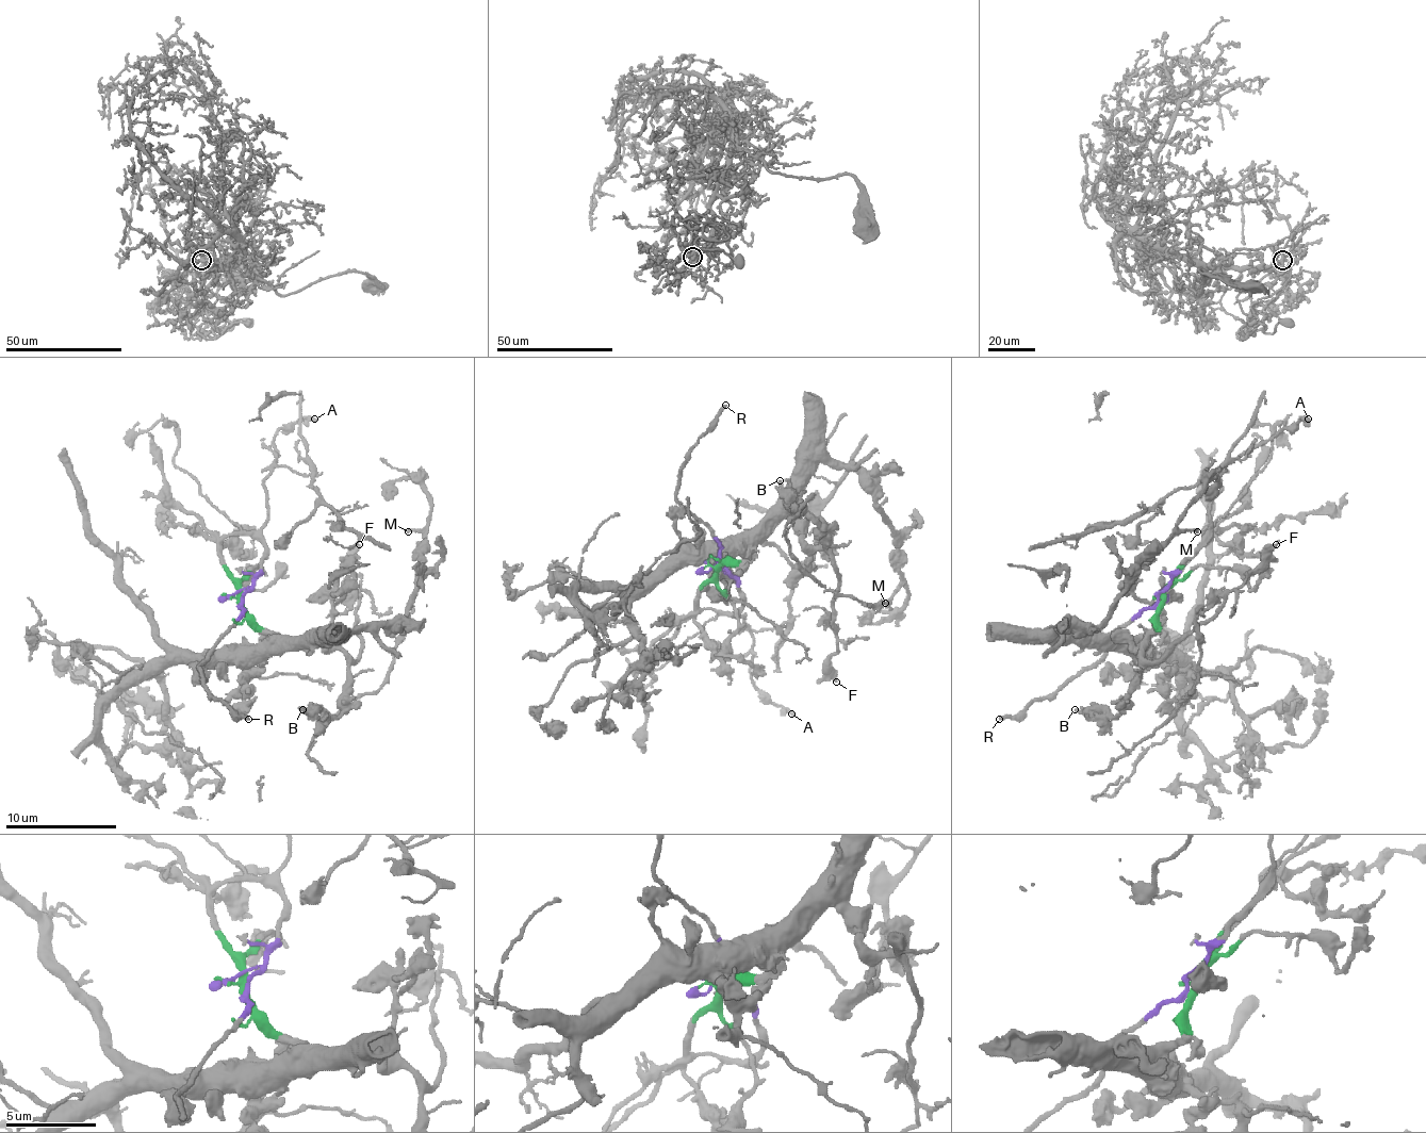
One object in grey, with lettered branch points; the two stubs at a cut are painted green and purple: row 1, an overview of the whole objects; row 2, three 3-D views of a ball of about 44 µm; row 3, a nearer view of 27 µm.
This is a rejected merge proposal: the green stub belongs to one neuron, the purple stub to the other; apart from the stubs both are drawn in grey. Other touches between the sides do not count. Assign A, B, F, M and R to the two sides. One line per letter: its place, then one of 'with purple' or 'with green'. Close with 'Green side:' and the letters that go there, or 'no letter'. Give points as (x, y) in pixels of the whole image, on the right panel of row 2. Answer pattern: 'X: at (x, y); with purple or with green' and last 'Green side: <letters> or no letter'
A: at (1308, 419); with purple
B: at (1075, 709); with green
F: at (1276, 544); with green
M: at (1197, 531); with green
R: at (999, 719); with purple
Green side: B, F, M

